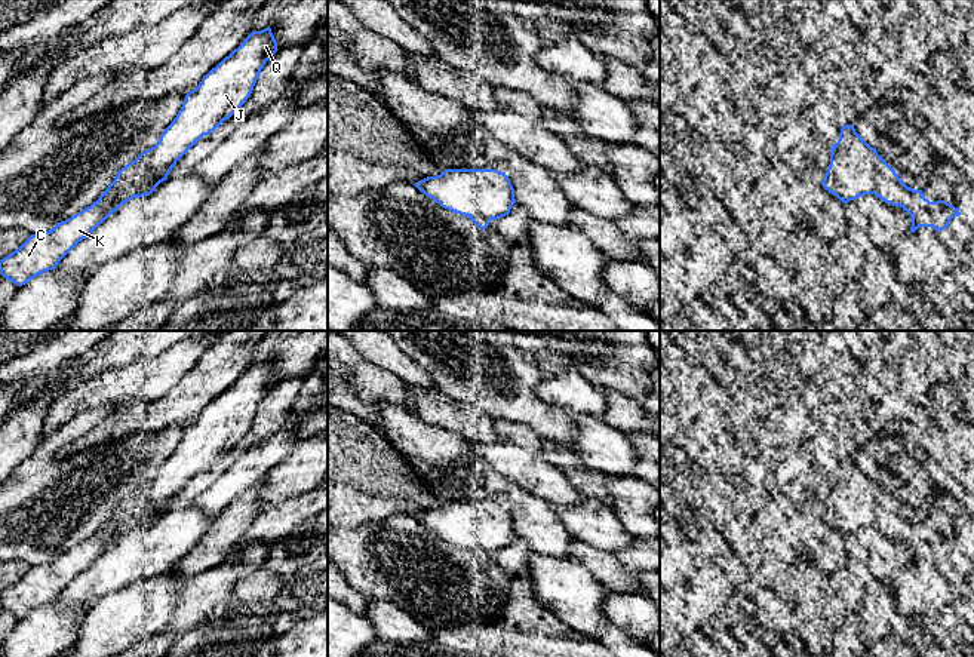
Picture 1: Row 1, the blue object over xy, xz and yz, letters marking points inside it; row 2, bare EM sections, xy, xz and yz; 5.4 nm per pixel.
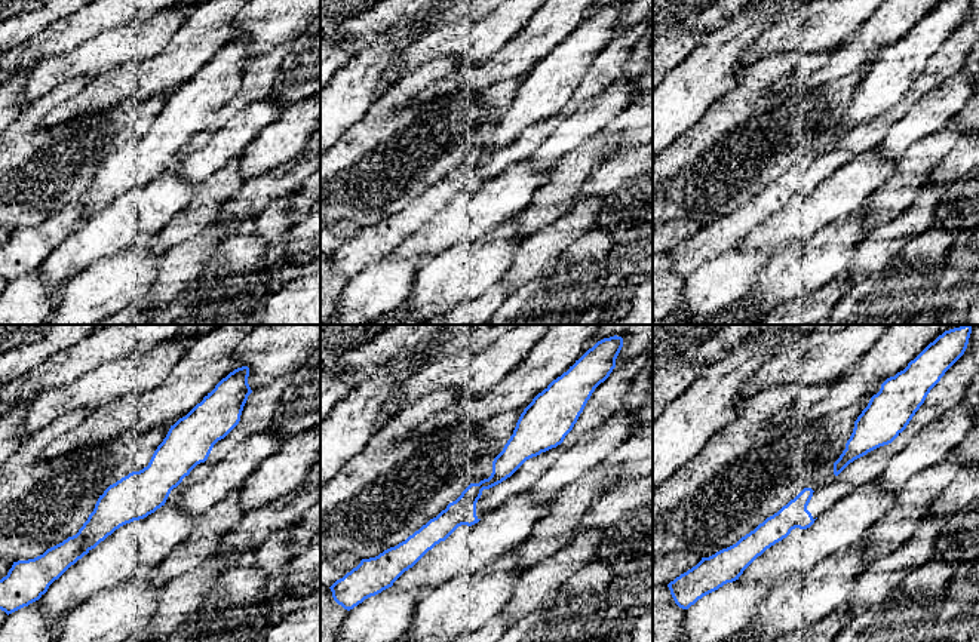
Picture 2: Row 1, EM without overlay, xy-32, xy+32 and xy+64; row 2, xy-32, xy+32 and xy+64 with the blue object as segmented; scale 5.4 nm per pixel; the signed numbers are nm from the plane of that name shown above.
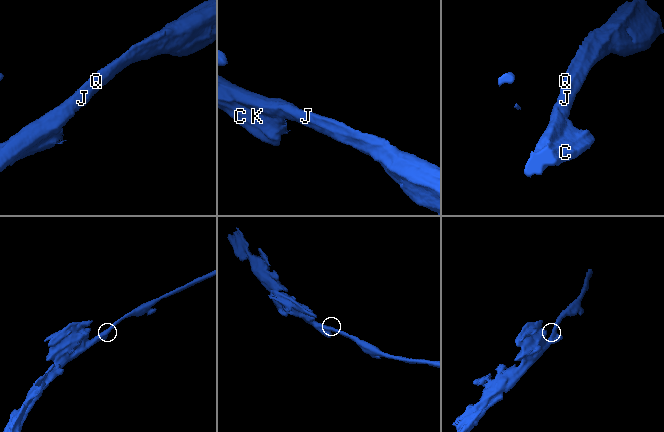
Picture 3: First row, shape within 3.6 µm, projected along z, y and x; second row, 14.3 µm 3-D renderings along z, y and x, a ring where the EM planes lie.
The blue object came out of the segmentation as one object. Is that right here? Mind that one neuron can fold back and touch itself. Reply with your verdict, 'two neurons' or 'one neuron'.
two neurons

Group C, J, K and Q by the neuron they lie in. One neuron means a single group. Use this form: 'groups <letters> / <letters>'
groups C K / J Q

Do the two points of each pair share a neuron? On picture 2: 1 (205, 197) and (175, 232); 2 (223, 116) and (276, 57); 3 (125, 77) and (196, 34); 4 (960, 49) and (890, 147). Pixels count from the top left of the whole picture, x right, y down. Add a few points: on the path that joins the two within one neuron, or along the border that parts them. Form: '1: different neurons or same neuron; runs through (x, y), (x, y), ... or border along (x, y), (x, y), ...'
1: same neuron; runs through (200, 206), (184, 223)
2: same neuron; runs through (238, 101), (257, 82), (261, 71)
3: same neuron; runs through (143, 77), (155, 76), (178, 52)
4: different neurons; border along (958, 73), (947, 77), (929, 91), (904, 116)

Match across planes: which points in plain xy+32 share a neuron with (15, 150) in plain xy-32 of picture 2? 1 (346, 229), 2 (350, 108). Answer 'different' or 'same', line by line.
1: different
2: different

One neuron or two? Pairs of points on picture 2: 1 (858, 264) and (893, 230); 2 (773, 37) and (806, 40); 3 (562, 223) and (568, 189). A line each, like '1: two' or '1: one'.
1: one
2: one
3: two

